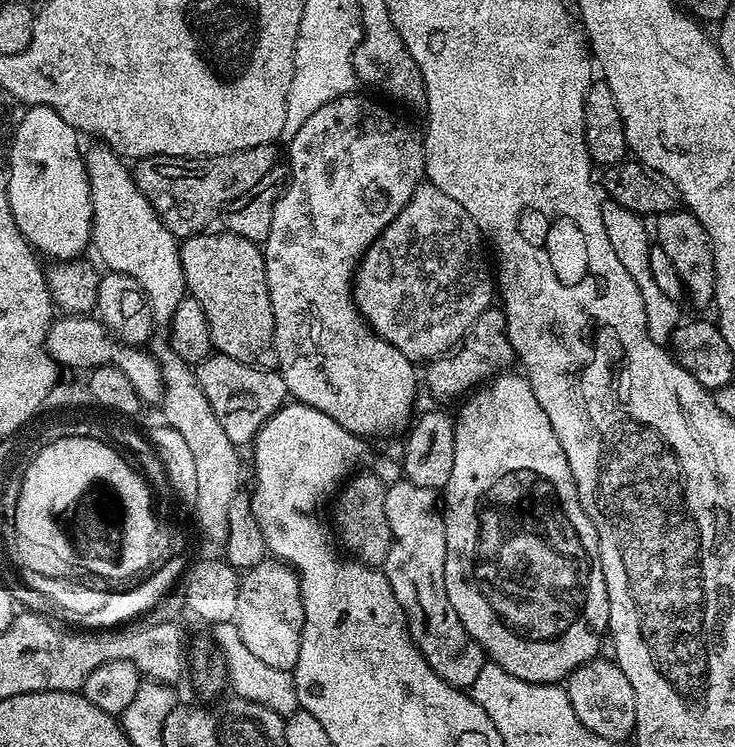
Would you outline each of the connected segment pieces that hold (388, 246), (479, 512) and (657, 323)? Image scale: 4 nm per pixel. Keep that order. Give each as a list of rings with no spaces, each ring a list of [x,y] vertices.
[[[421,182],[394,222],[390,222],[390,226],[386,226],[380,237],[364,251],[352,282],[356,308],[378,335],[386,338],[390,346],[402,350],[402,354],[413,362],[431,362],[446,356],[493,303],[494,276],[490,274],[484,248],[487,254],[485,241],[474,218],[470,218],[454,198],[442,194],[438,186]]]
[[[501,374],[475,389],[459,405],[460,417],[457,415],[454,420],[454,470],[450,470],[450,482],[442,489],[446,526],[446,598],[450,598],[454,614],[458,614],[462,626],[466,626],[470,638],[483,646],[485,657],[491,663],[502,666],[506,674],[514,674],[514,678],[522,678],[524,682],[559,685],[567,681],[568,675],[578,666],[597,659],[602,630],[608,627],[606,578],[602,574],[598,534],[594,530],[594,522],[590,522],[586,510],[582,510],[576,483],[570,474],[570,462],[566,462],[566,450],[562,450],[558,434],[554,434],[554,426],[550,426],[550,418],[546,418],[546,410],[542,410],[538,398],[534,398],[534,390],[530,390],[528,381],[520,374],[508,375],[512,374]]]
[[[611,202],[601,203],[602,226],[606,226],[606,238],[610,238],[610,246],[614,248],[614,254],[618,254],[618,262],[626,266],[626,274],[634,278],[638,290],[642,294],[642,306],[646,306],[646,330],[654,342],[662,345],[669,343],[671,334],[676,325],[681,323],[681,305],[677,301],[666,298],[662,290],[654,283],[654,274],[650,274],[650,250],[653,245],[650,243],[650,228],[636,212],[626,210],[626,206],[618,206]]]

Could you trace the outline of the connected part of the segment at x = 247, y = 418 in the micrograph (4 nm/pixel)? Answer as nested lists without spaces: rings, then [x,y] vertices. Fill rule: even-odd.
[[[213,354],[207,356],[202,363],[195,365],[194,371],[202,386],[202,394],[206,394],[206,402],[210,402],[210,410],[214,410],[214,418],[218,418],[222,430],[226,430],[226,438],[230,438],[230,442],[234,442],[237,446],[251,445],[258,430],[262,430],[266,421],[279,408],[284,407],[289,399],[286,382],[280,377],[279,371],[271,368],[255,368],[252,364],[238,362],[229,356]]]

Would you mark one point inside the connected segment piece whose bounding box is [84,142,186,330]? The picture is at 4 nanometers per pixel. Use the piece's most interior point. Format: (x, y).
(128, 235)

